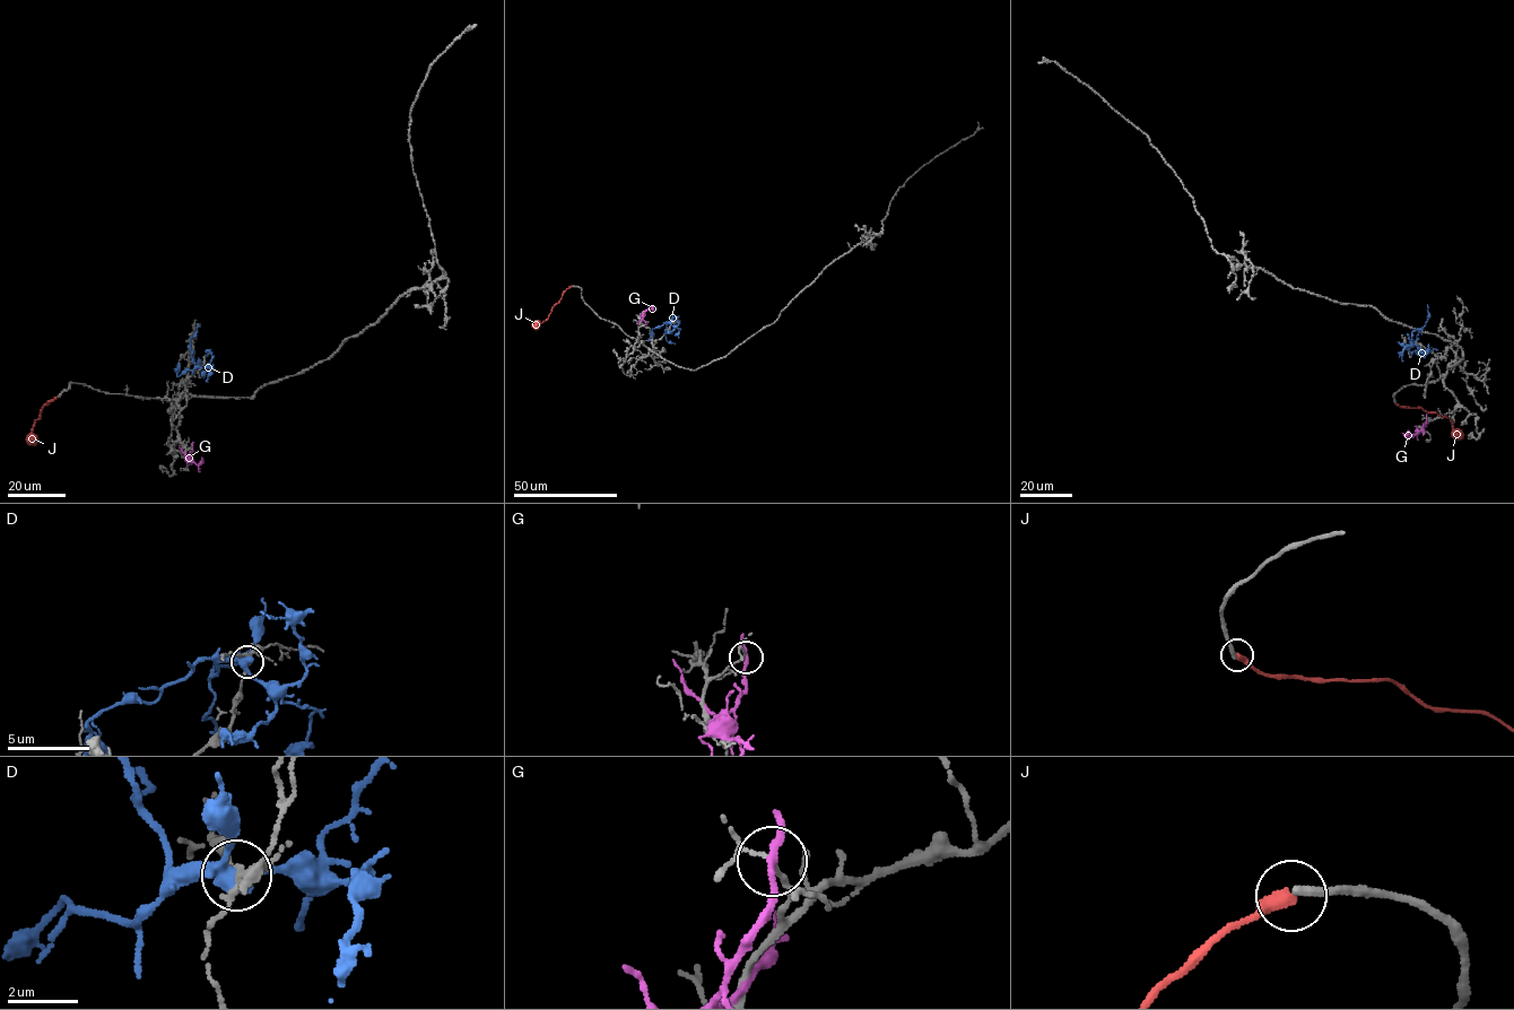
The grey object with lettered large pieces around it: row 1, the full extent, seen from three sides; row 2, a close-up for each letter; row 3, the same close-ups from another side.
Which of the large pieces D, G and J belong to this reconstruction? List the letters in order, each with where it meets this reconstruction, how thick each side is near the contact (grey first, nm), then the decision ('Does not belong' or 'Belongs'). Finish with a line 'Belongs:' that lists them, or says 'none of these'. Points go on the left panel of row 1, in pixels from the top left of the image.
D: Touches grey at (200, 366). Thickness 160 nm (grey) against 380 nm. Does not belong
G: Touches grey at (192, 446). Thickness 80 nm (grey) against 220 nm. Does not belong
J: Touches grey at (57, 397). Thickness 280 nm (grey) against 400 nm. Does not belong
Belongs: none of these

